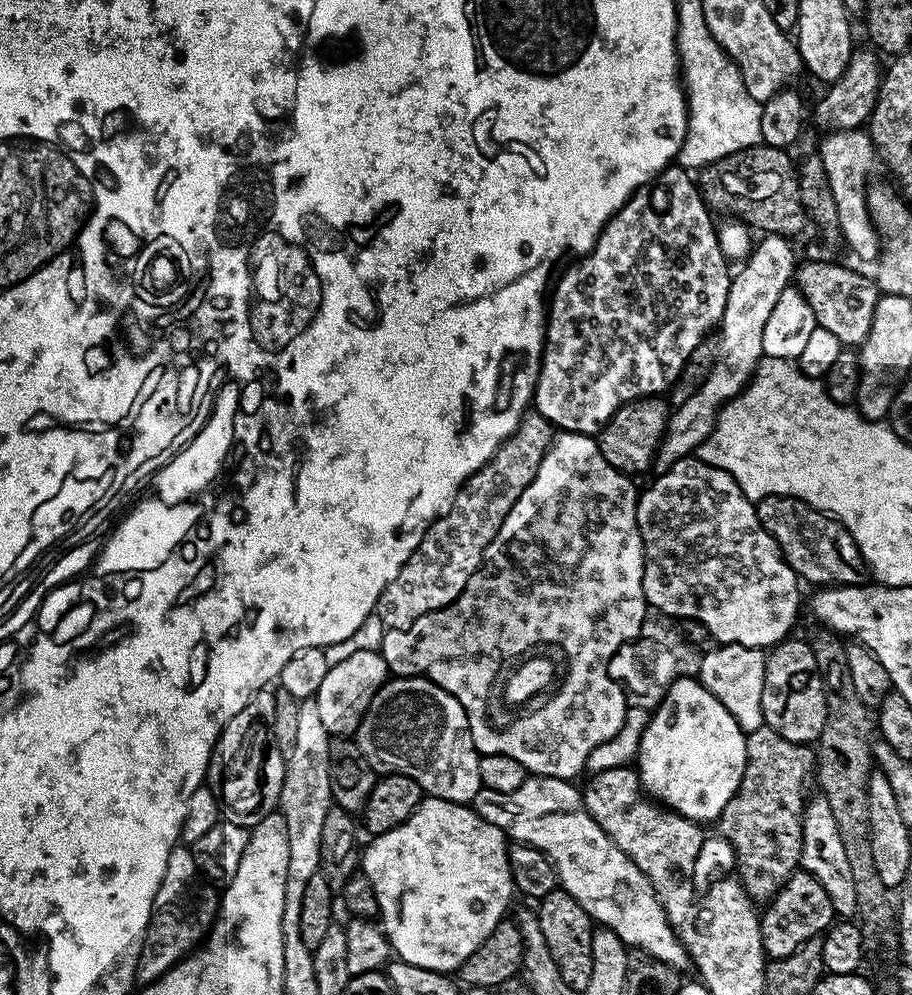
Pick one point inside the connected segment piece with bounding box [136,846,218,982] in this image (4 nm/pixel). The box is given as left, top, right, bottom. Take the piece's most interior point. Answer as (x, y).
(185, 908)

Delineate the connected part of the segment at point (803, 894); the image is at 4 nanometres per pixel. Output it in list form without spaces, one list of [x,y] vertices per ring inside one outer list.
[[[797,870],[785,880],[784,885],[776,891],[775,896],[767,901],[760,917],[762,946],[768,960],[786,958],[794,954],[807,940],[815,940],[828,931],[834,923],[834,913],[830,894],[822,890],[822,882],[808,872]]]

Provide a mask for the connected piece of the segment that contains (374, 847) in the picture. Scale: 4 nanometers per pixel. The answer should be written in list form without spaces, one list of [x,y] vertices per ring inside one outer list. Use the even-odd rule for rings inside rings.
[[[425,795],[402,826],[394,826],[394,830],[367,842],[368,849],[365,847],[362,852],[362,873],[374,888],[379,915],[384,916],[384,934],[399,959],[431,972],[455,973],[482,946],[494,926],[505,919],[504,911],[514,897],[508,861],[510,840],[469,805]]]

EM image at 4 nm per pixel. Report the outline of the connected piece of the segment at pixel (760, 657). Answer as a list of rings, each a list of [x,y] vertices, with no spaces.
[[[722,644],[713,646],[710,651],[699,657],[700,683],[734,714],[738,726],[745,734],[765,727],[762,714],[762,686],[764,685],[765,649],[738,646],[737,644]]]

